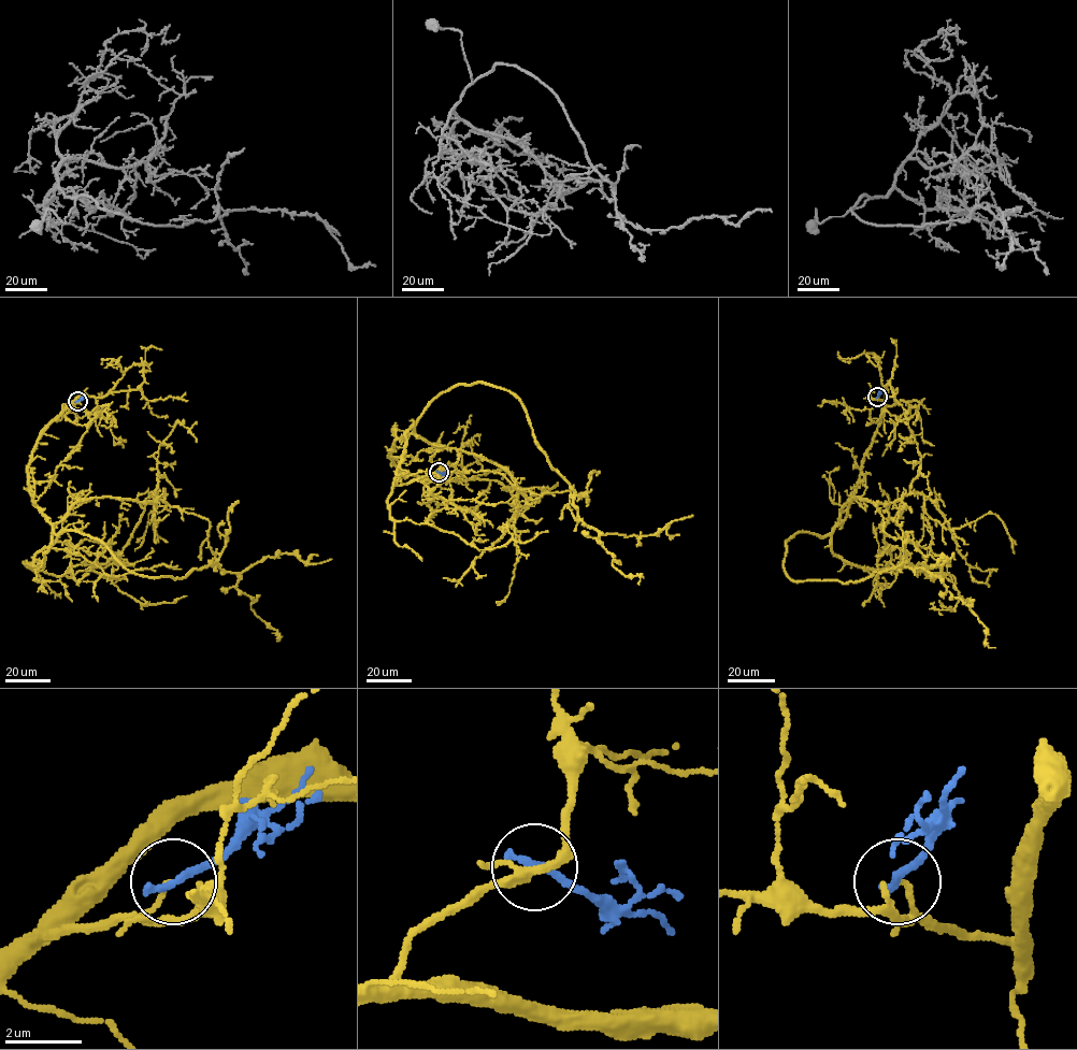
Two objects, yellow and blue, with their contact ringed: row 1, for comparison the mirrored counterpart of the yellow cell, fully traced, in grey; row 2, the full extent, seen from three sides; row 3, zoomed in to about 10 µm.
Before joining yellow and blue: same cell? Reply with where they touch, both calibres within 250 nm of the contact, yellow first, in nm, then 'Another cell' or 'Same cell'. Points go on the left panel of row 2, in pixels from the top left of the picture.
Place: (77, 401). Thickness 110 nm (yellow) against 240 nm. Another cell

